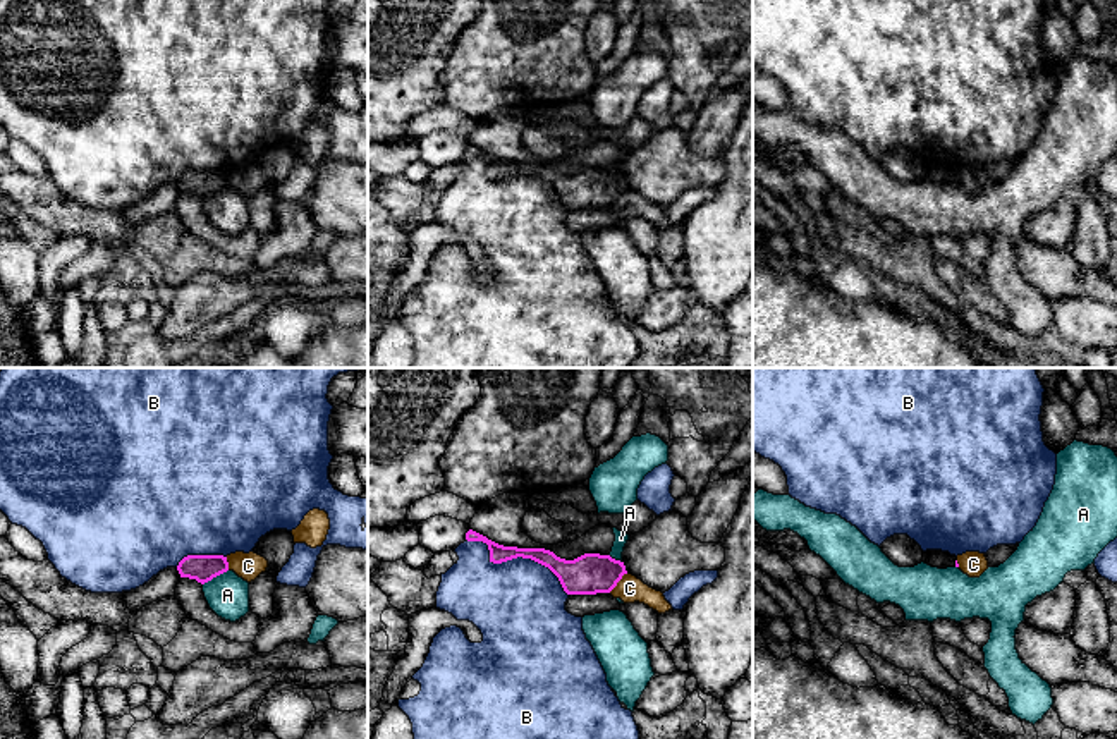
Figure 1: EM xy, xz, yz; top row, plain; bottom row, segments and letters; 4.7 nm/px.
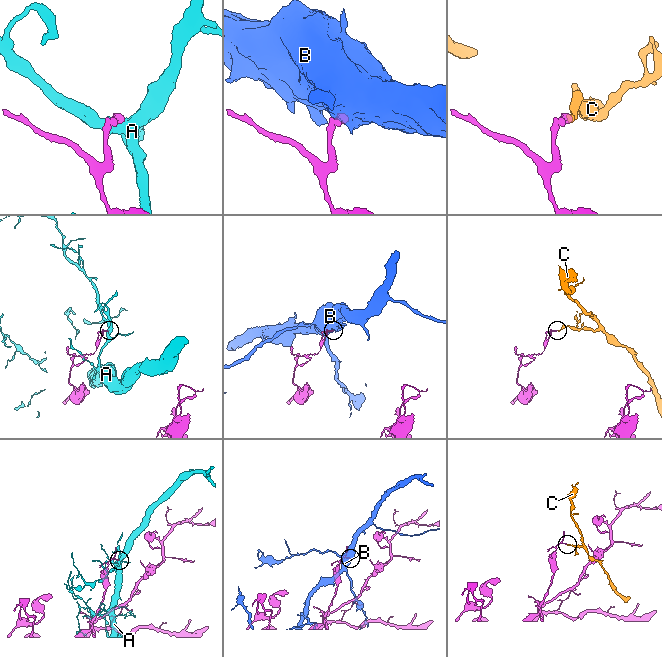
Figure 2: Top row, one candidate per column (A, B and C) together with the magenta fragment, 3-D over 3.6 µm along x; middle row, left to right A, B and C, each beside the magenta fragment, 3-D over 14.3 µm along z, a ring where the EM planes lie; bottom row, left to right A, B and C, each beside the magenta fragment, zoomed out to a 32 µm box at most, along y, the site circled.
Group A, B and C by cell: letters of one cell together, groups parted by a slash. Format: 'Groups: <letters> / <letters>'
Groups: A / B / C

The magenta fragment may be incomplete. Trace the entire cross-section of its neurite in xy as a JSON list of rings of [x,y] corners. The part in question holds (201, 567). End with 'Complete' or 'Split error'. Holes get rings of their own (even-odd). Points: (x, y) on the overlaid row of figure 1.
[[[187,555],[179,562],[177,571],[180,577],[196,579],[204,584],[227,572],[229,562],[223,555]]]. Complete

